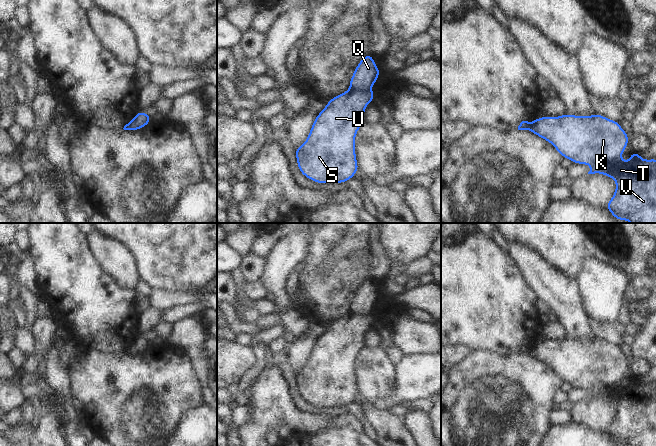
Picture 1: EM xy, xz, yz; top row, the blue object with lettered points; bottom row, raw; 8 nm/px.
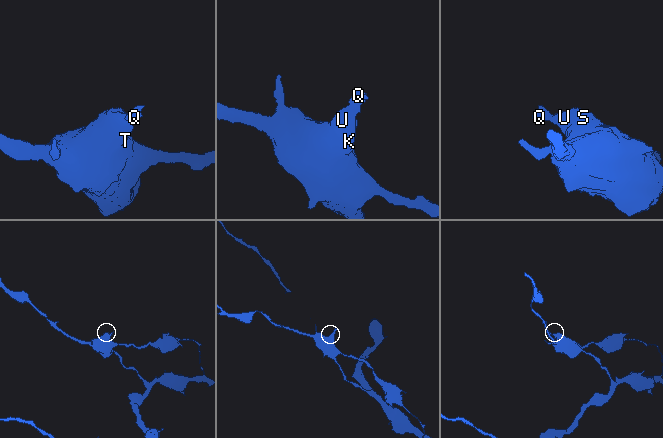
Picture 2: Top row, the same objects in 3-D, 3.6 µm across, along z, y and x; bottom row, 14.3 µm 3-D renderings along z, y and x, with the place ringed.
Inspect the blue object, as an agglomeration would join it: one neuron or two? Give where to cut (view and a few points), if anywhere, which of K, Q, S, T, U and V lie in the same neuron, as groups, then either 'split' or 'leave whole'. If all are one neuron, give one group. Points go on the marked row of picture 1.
xz (350, 87), (358, 91), (369, 90) | K S T U V / Q | split

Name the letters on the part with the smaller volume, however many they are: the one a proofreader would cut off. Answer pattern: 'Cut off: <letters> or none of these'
Cut off: Q

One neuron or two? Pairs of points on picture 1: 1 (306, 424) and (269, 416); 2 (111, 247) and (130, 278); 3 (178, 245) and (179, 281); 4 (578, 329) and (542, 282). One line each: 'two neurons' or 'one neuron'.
1: one neuron
2: one neuron
3: one neuron
4: one neuron

